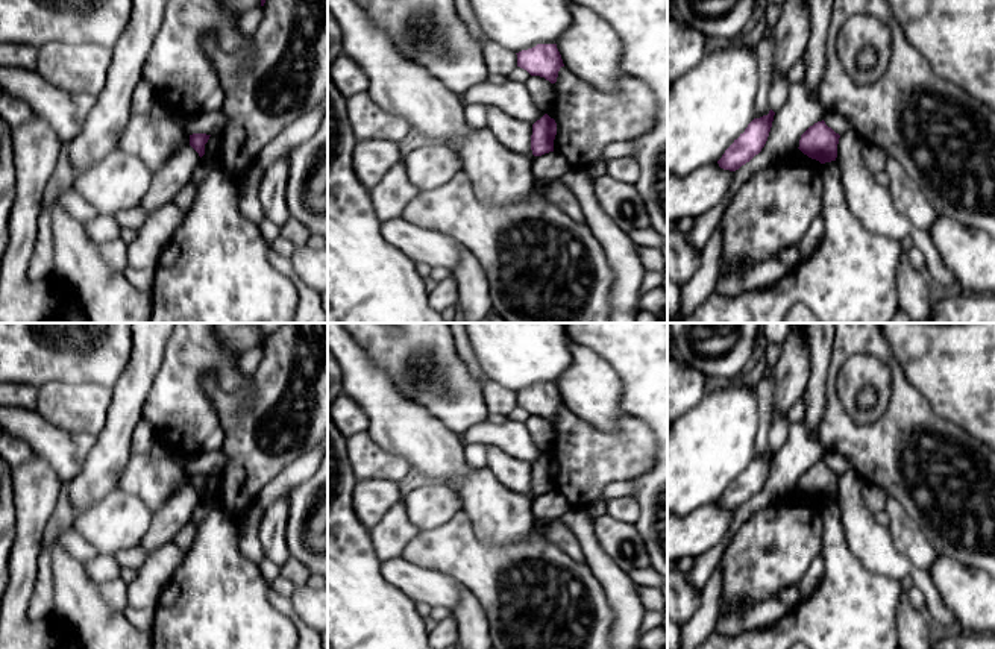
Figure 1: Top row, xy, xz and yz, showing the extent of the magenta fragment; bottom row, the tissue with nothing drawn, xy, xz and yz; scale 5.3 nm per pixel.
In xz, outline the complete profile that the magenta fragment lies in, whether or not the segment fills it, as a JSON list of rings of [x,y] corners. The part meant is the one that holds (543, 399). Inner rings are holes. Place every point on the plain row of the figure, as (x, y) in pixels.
[[[537,384],[516,394],[517,406],[526,409],[531,415],[545,417],[551,423],[557,422],[558,411],[564,406],[557,384]]]

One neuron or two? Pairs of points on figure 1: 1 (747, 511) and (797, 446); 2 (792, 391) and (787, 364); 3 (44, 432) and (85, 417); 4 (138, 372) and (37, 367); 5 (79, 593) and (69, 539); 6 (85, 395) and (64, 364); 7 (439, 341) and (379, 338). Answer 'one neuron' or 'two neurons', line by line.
1: one neuron
2: one neuron
3: two neurons
4: two neurons
5: two neurons
6: two neurons
7: one neuron

